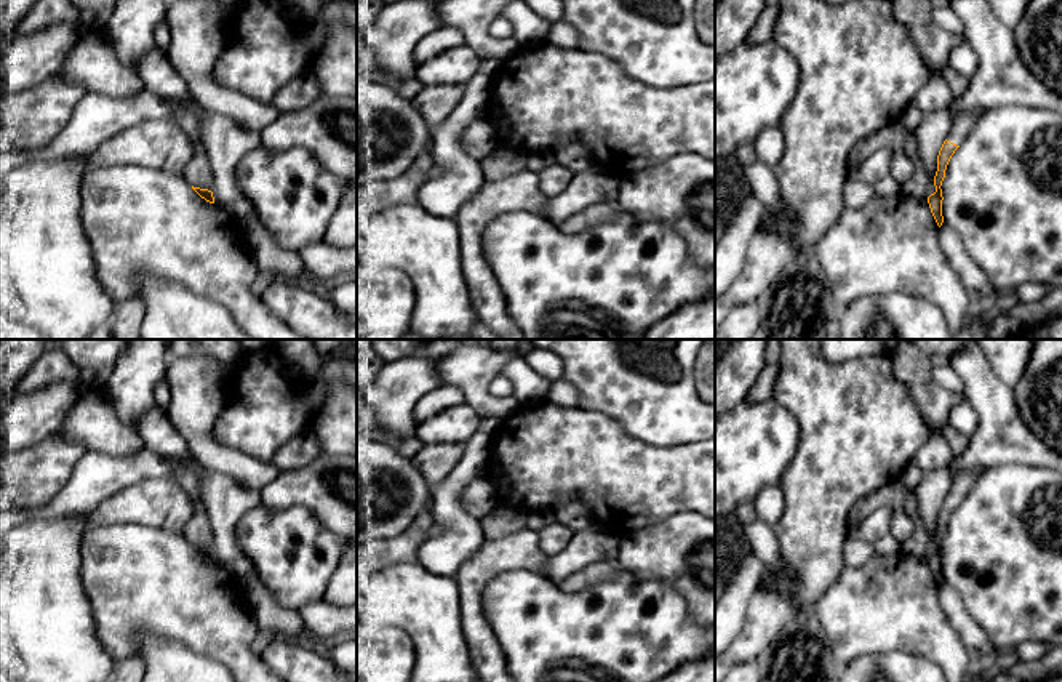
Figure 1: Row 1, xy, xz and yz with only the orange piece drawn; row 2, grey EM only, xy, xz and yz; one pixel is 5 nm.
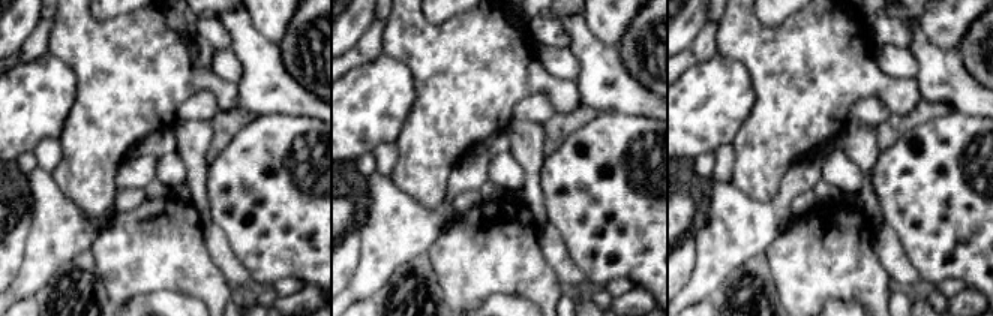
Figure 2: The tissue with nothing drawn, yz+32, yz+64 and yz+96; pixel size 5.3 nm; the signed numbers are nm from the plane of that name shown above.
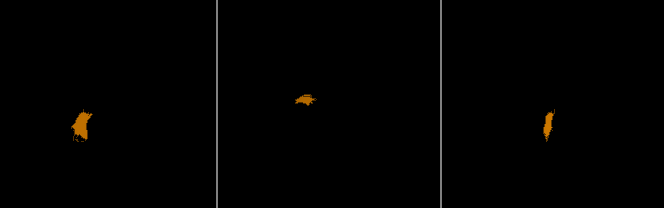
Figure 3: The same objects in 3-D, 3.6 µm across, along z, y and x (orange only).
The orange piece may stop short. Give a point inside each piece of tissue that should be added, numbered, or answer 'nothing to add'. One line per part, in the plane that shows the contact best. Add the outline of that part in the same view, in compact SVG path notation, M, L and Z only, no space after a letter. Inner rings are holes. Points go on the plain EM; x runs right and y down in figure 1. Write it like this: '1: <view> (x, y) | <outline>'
1: yz (963, 481) | M984 469L960 471L955 474L953 485L947 495L947 499L961 504L971 490L974 480Z

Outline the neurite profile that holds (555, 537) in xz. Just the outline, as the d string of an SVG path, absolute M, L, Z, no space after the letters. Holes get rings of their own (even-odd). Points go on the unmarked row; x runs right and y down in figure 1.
M558 520L537 532L541 551L552 557L563 551L574 536L574 530Z

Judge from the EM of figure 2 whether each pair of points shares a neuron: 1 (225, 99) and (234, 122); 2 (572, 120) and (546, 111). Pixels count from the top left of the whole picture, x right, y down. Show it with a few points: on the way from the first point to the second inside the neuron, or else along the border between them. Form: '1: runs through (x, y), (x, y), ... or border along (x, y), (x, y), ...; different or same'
1: border along (221, 110), (231, 111); different
2: border along (555, 113), (543, 123); different

